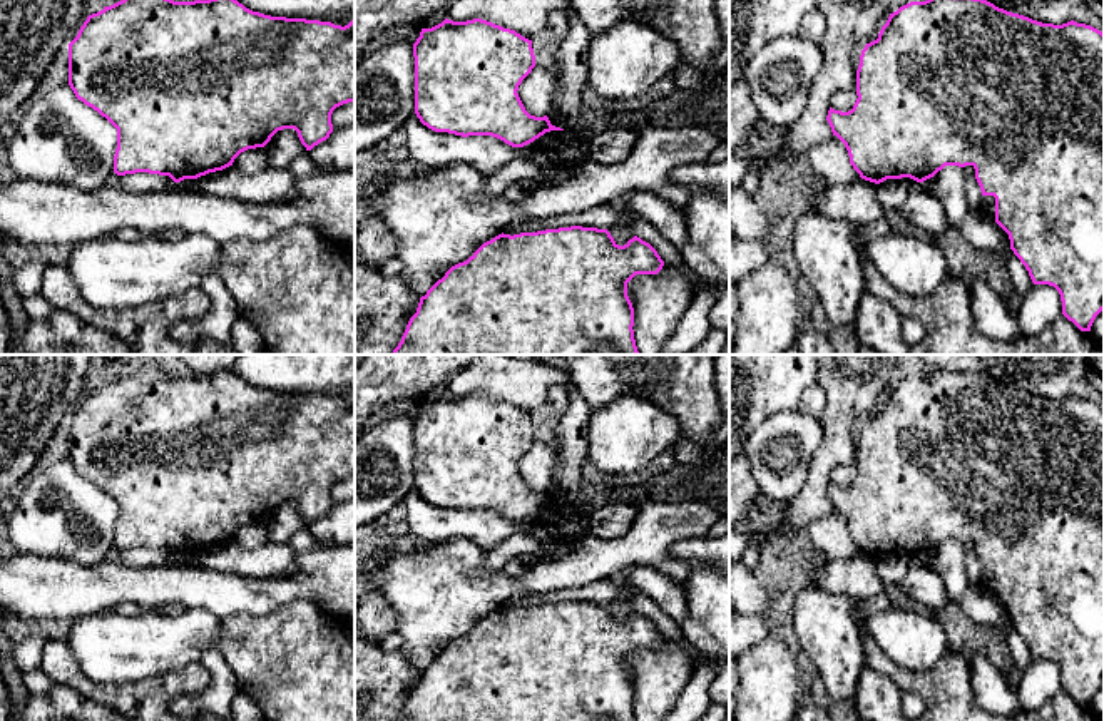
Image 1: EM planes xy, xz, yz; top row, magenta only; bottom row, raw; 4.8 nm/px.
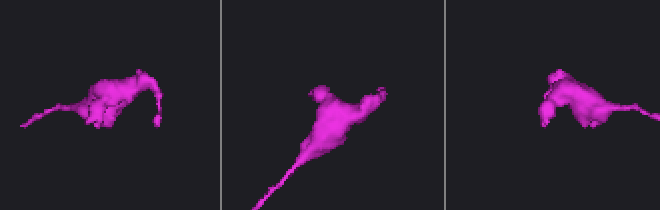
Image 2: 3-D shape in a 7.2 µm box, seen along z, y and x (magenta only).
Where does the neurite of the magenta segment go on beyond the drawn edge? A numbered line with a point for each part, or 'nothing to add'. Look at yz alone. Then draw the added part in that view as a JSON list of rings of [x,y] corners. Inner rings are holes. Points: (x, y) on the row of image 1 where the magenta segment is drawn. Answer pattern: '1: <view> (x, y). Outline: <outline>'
1: yz (987, 206). Outline: [[[982,196],[980,211],[995,221],[995,197],[994,196]]]

